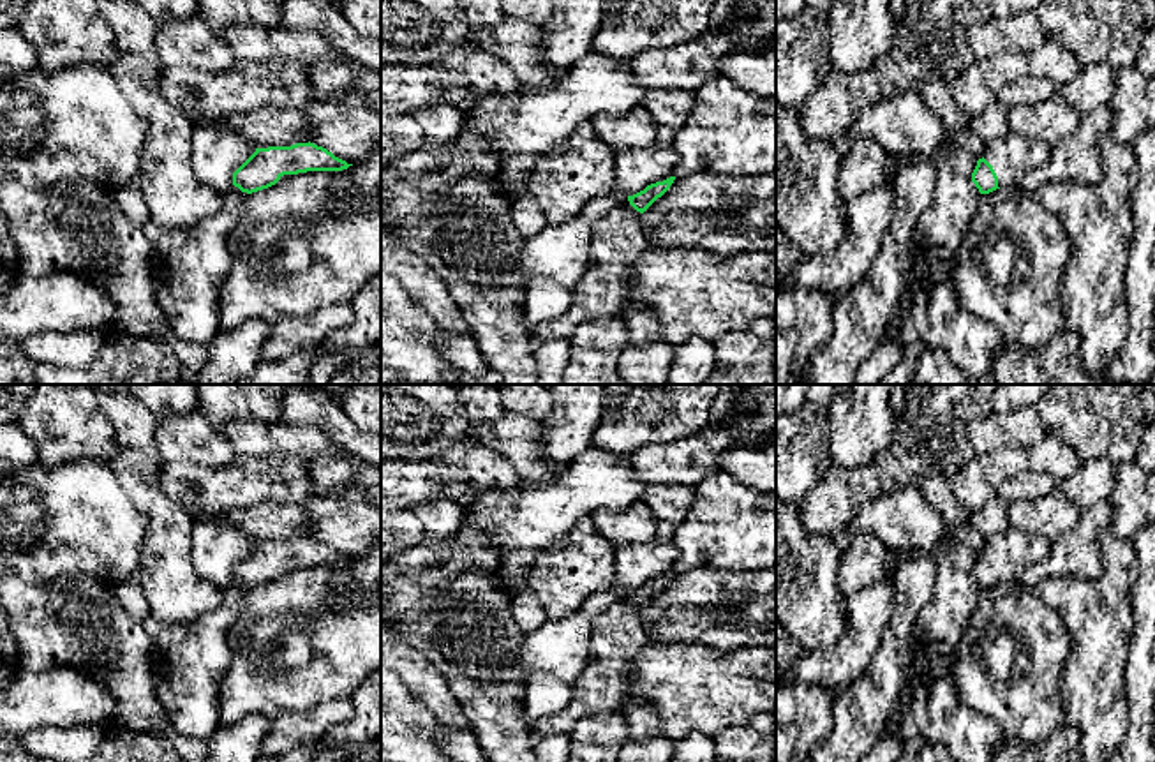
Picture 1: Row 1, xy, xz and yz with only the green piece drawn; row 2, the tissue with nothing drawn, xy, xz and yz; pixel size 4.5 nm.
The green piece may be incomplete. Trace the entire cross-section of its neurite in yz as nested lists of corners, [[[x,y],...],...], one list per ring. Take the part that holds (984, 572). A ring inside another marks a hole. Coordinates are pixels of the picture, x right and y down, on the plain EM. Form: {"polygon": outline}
{"polygon": [[[1007,529],[986,540],[984,552],[977,556],[972,577],[980,589],[1016,582],[1019,575],[1049,557],[1053,543],[1040,534]]]}

